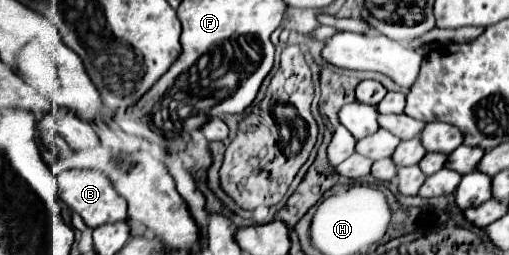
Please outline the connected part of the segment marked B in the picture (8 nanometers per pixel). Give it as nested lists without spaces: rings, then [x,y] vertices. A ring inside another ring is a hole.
[[[69,169],[59,173],[57,181],[59,181],[61,201],[65,201],[75,213],[79,213],[89,227],[99,227],[103,223],[117,223],[127,219],[127,201],[115,191],[111,179],[107,179],[103,171]]]

